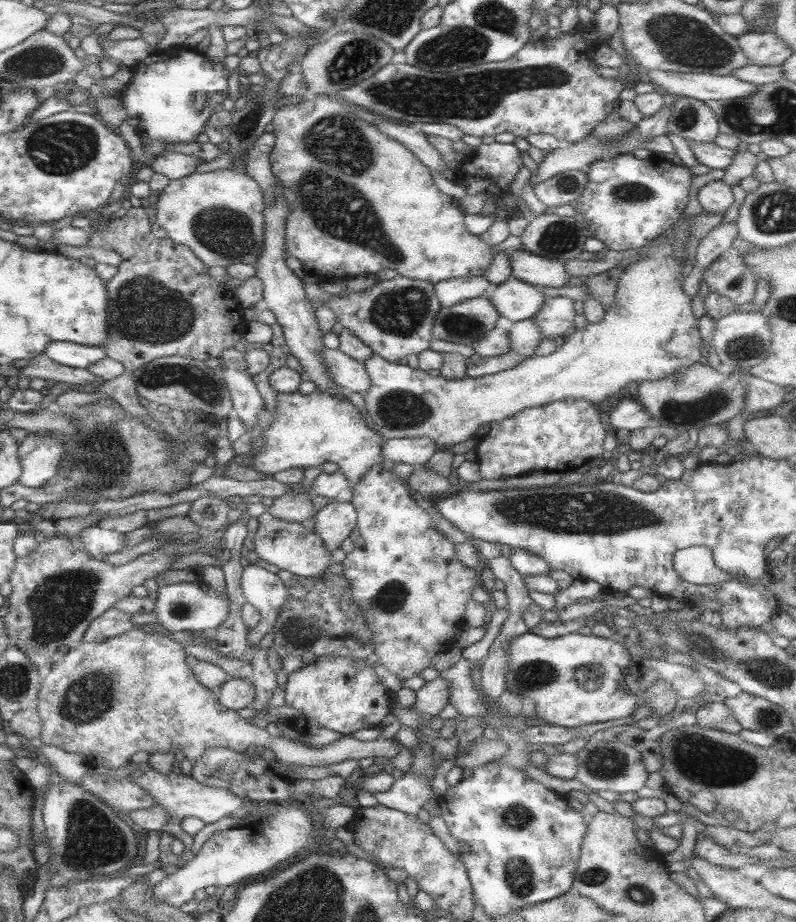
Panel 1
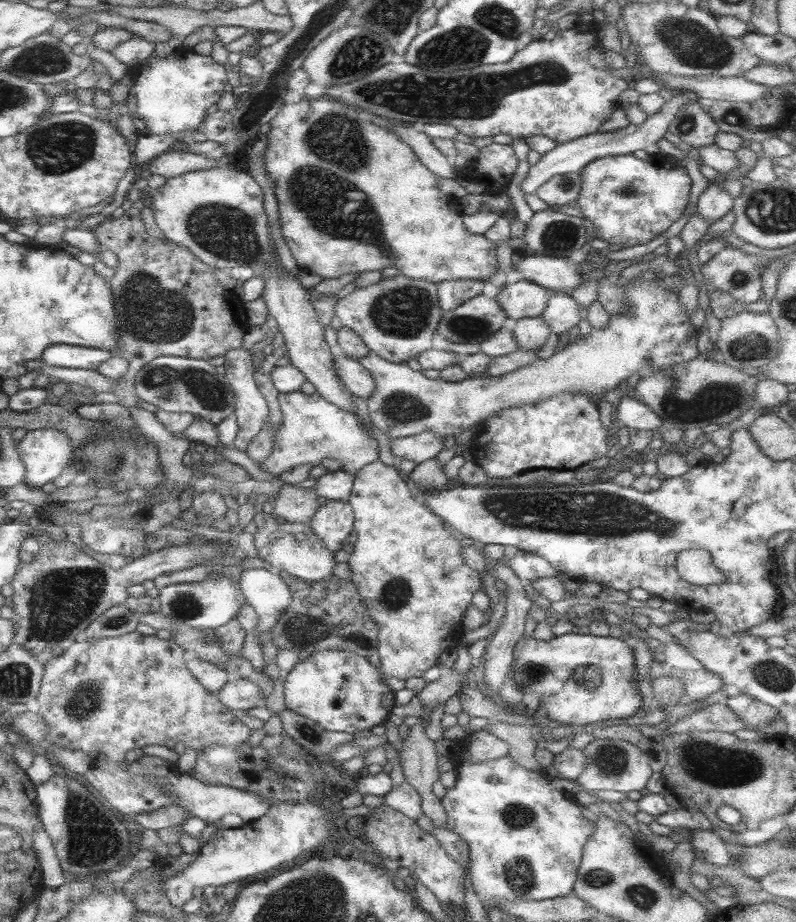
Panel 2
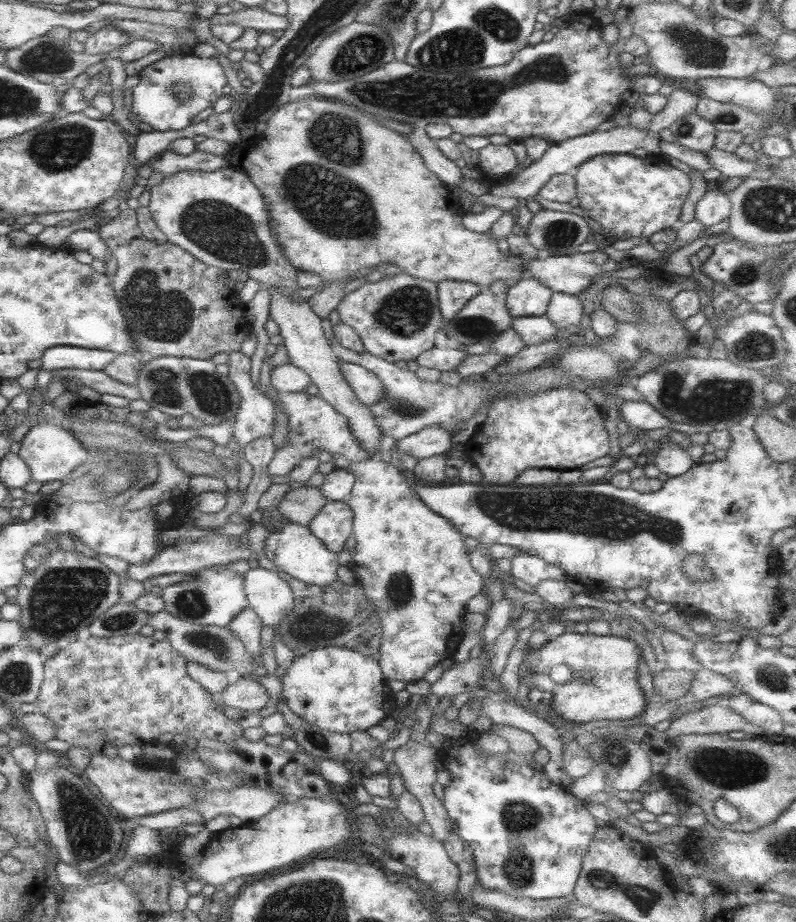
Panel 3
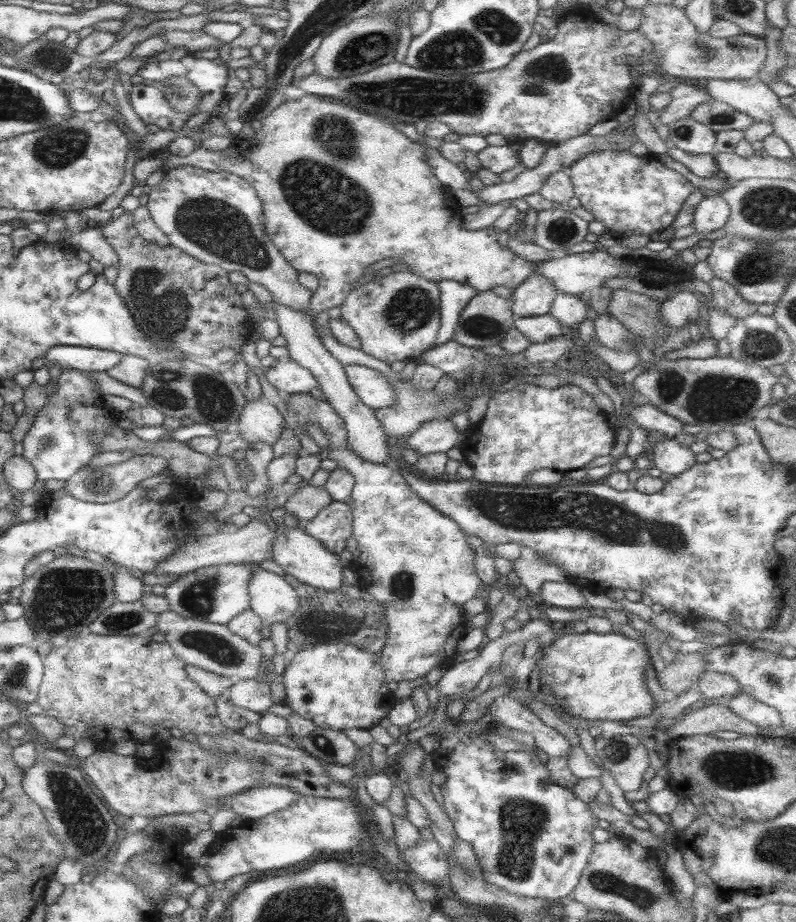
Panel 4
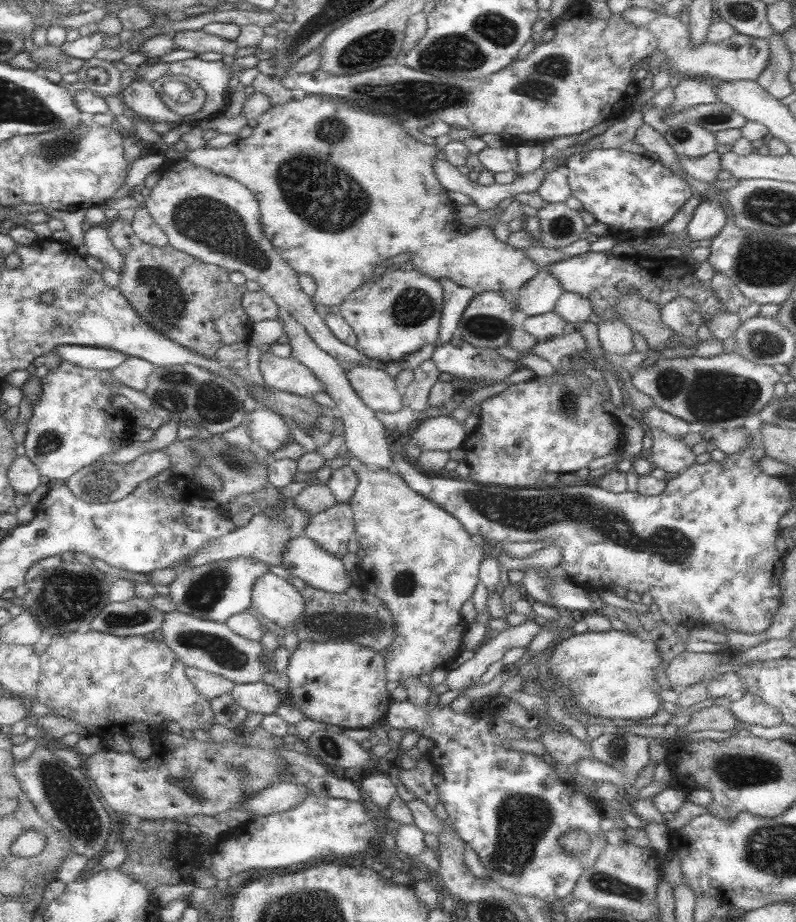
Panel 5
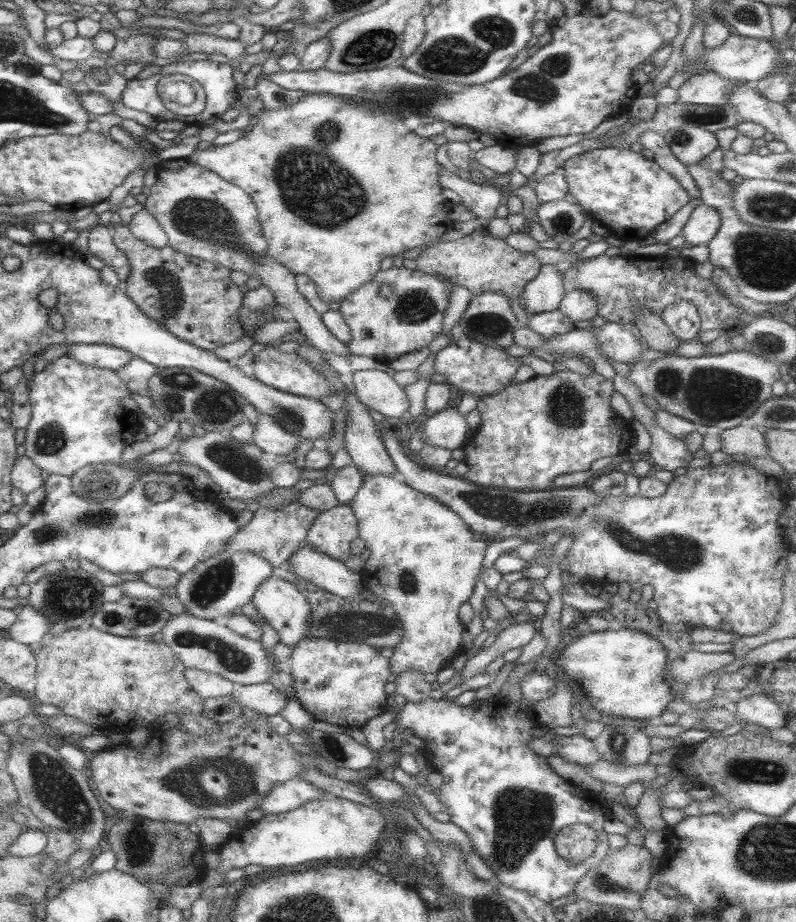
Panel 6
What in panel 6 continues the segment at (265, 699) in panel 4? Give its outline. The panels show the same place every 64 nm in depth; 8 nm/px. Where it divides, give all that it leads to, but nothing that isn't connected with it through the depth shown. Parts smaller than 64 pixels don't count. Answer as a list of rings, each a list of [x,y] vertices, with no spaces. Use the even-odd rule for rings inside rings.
[[[269,682],[239,686],[231,696],[241,708],[249,708],[265,718],[277,716],[283,710],[283,706],[287,704],[287,694],[275,690]]]

